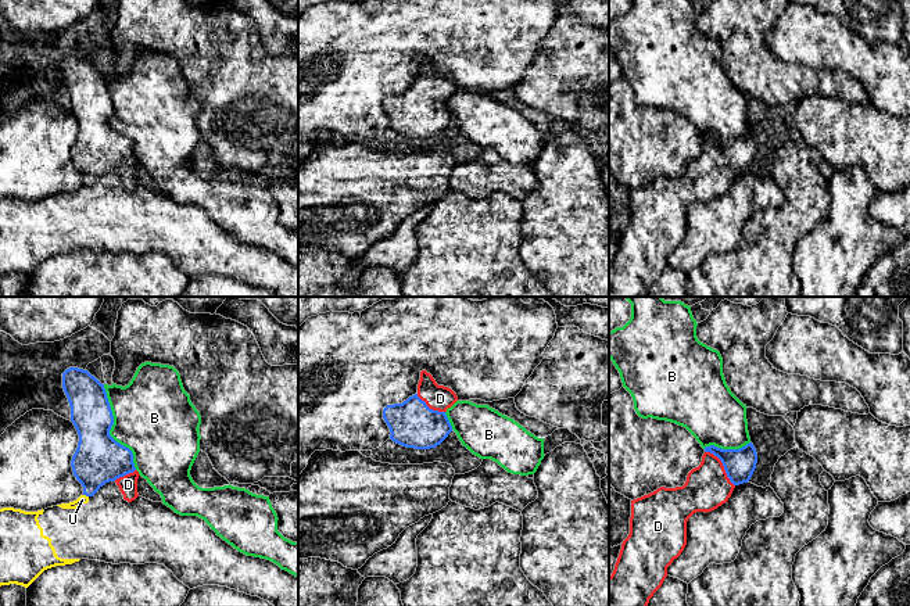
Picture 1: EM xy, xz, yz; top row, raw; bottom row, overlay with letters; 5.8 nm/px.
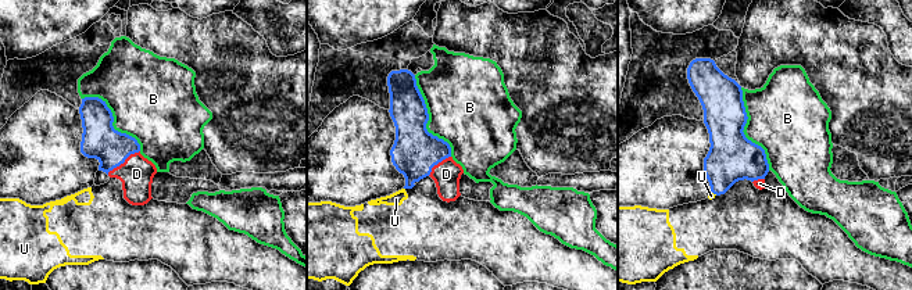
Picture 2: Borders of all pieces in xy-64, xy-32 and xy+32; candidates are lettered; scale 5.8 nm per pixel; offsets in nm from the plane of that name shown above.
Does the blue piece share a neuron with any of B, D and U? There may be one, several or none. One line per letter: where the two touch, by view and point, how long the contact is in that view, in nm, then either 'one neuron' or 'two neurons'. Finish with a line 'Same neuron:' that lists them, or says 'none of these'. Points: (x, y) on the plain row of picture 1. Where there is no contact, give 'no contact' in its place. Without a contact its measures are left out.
B: xy (110, 118) | 550 nm | two neurons
D: yz (723, 154) | 260 nm | one neuron
U: xy (86, 185) | 40 nm | two neurons
Same neuron: D

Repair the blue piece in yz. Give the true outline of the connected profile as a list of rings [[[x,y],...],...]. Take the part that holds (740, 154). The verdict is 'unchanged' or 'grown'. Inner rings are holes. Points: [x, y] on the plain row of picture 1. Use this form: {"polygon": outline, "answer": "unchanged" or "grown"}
{"polygon": [[[752,132],[739,139],[706,136],[702,151],[692,158],[682,176],[666,178],[631,190],[630,223],[609,266],[609,297],[646,297],[667,266],[667,257],[687,234],[687,211],[696,201],[712,201],[726,193],[734,178],[748,172],[756,158]]], "answer": "grown"}

